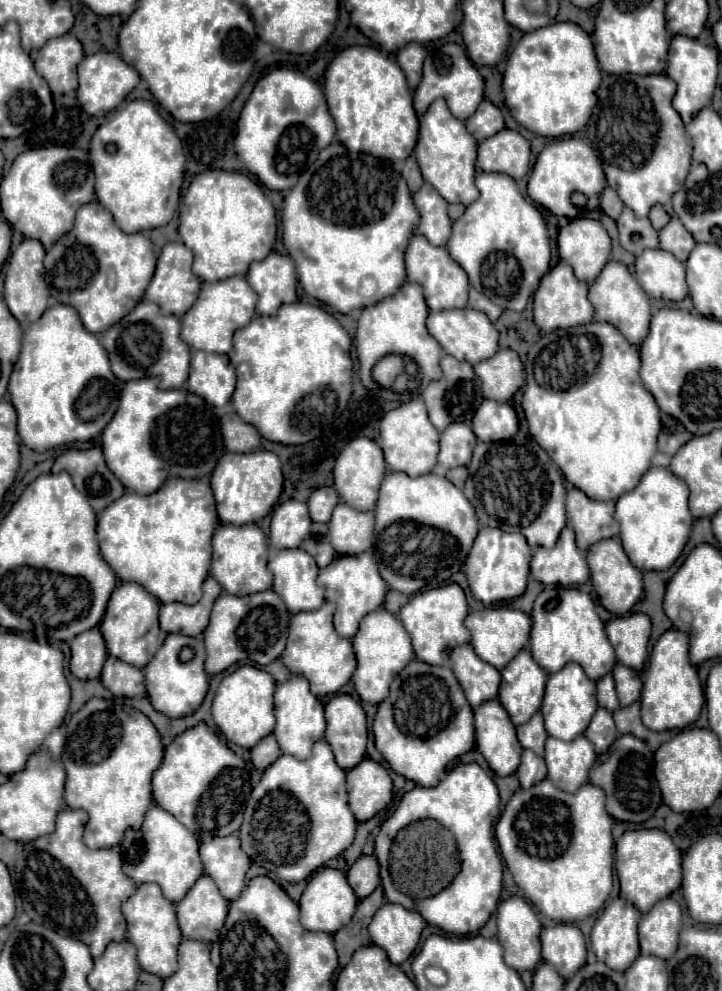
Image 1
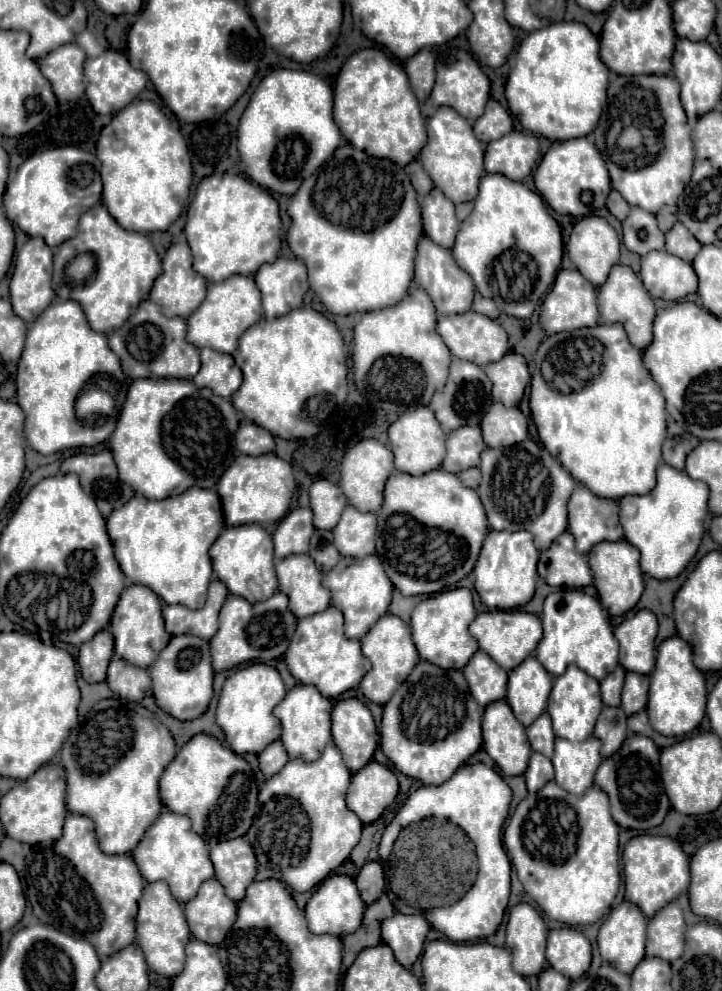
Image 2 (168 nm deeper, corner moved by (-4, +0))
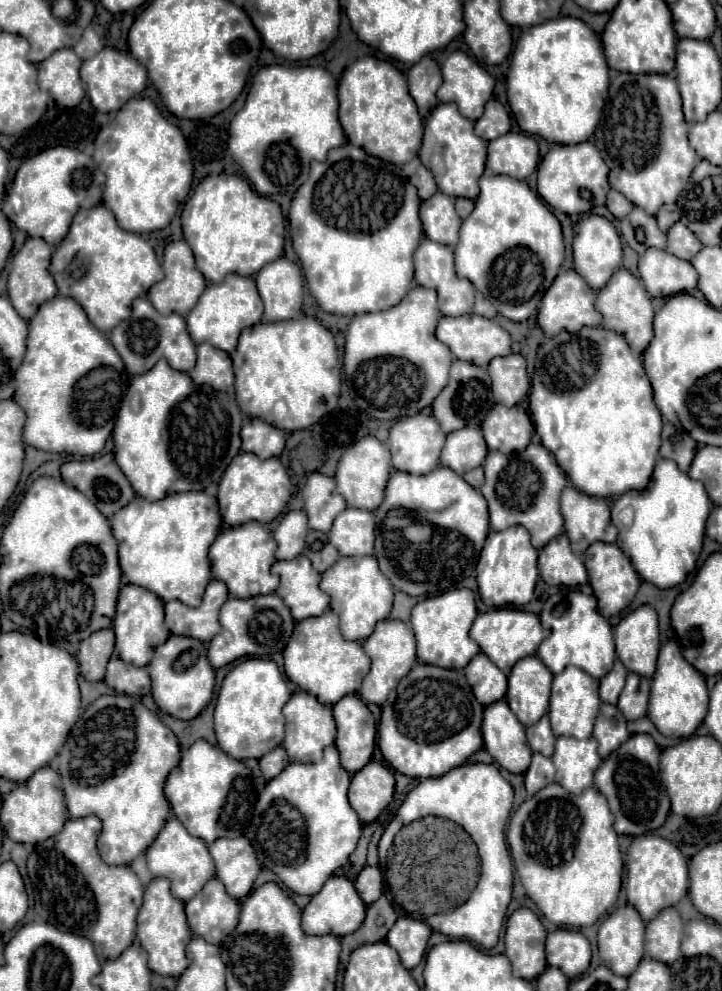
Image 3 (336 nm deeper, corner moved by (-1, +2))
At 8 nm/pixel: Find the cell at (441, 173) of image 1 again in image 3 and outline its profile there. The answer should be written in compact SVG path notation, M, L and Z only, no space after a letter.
M439 104L425 119L421 162L433 172L439 190L451 198L477 200L479 178L487 160L487 142L473 132L473 122L459 114L455 104Z

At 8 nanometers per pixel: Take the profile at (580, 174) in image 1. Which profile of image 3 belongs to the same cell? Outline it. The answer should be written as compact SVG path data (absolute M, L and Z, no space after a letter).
M581 142L573 146L553 144L537 168L537 192L553 210L561 210L569 216L585 214L591 208L605 204L605 196L609 192L607 174L609 168L601 158L599 150L595 148L595 144L591 142Z

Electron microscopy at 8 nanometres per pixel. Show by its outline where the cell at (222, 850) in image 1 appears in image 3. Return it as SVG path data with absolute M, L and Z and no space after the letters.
M219 838L209 844L209 852L215 860L217 878L225 884L229 896L243 900L261 870L255 850L247 838Z

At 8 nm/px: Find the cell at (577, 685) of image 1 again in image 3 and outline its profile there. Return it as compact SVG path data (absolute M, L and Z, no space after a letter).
M567 666L561 674L553 678L551 690L551 706L549 706L549 720L551 730L555 736L571 736L571 738L589 738L593 732L595 716L599 712L599 680L589 676L577 666Z

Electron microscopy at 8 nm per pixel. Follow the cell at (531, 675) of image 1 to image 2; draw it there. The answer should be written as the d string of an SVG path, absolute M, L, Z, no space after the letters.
M526 658L520 666L508 672L508 704L514 710L514 716L530 726L544 710L546 700L552 690L554 676L544 670L544 666L534 658Z

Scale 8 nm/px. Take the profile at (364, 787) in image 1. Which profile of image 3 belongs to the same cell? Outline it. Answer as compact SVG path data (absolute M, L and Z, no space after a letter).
M371 760L365 768L353 774L349 802L353 810L359 814L361 822L369 824L393 800L393 792L395 792L393 770Z

